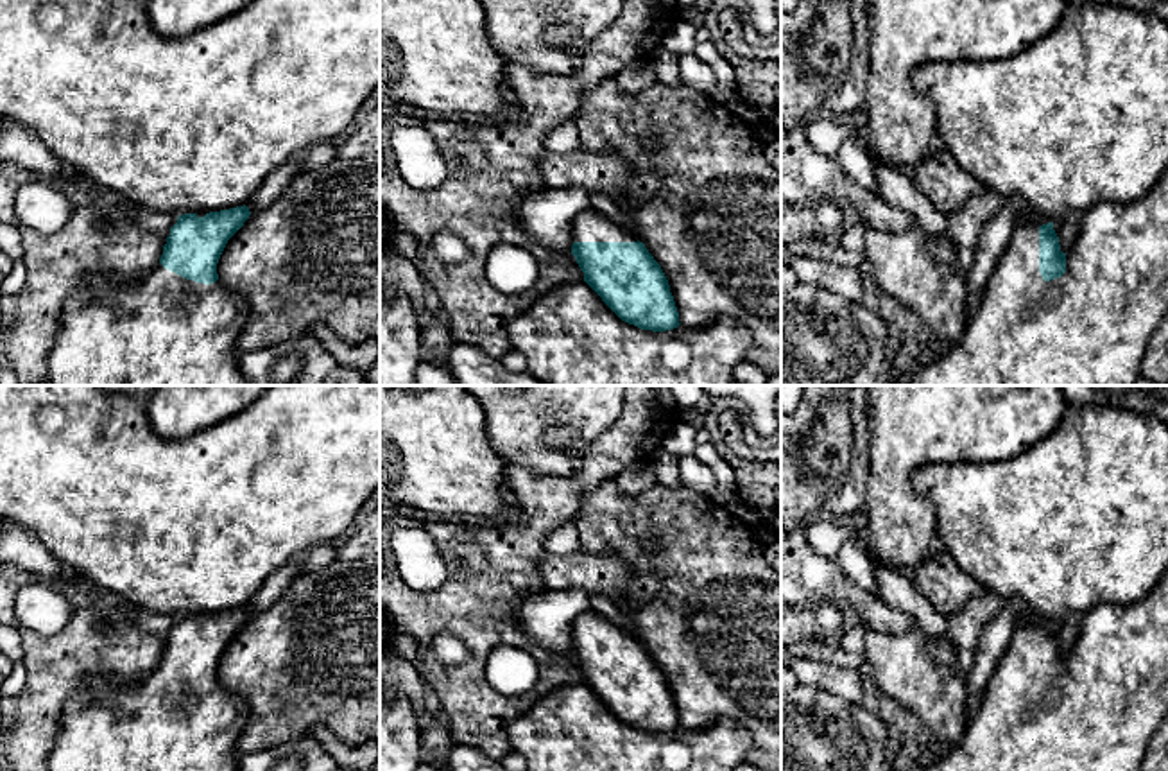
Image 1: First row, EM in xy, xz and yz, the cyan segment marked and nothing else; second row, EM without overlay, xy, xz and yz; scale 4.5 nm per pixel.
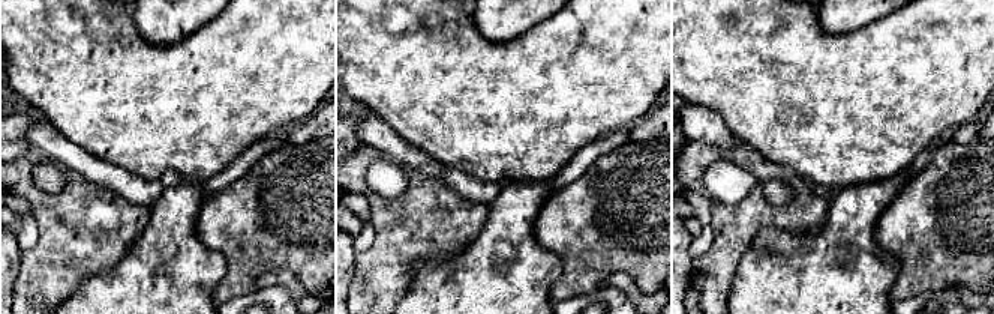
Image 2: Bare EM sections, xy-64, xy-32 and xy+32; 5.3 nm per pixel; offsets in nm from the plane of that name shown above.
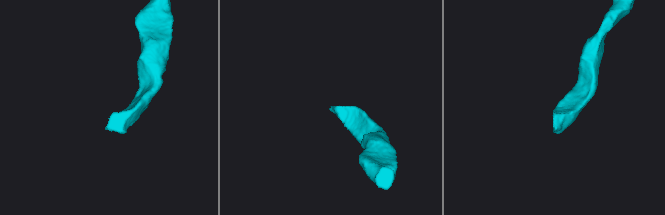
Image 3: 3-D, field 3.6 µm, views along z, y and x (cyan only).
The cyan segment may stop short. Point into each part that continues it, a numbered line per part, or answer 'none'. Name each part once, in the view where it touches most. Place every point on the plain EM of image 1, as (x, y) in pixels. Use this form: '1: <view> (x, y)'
1: xz (570, 728)

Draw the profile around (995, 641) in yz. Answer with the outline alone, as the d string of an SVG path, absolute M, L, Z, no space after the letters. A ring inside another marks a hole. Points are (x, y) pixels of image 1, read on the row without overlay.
M1005 604L1003 610L985 626L980 637L978 651L975 653L975 662L966 678L969 721L976 715L989 680L994 676L1016 629L1021 624L1043 628L1050 622L1035 613L1019 615Z

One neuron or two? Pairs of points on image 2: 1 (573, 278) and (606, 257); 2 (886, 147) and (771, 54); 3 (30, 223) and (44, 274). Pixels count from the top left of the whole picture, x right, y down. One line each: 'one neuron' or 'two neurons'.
1: one neuron
2: one neuron
3: two neurons

